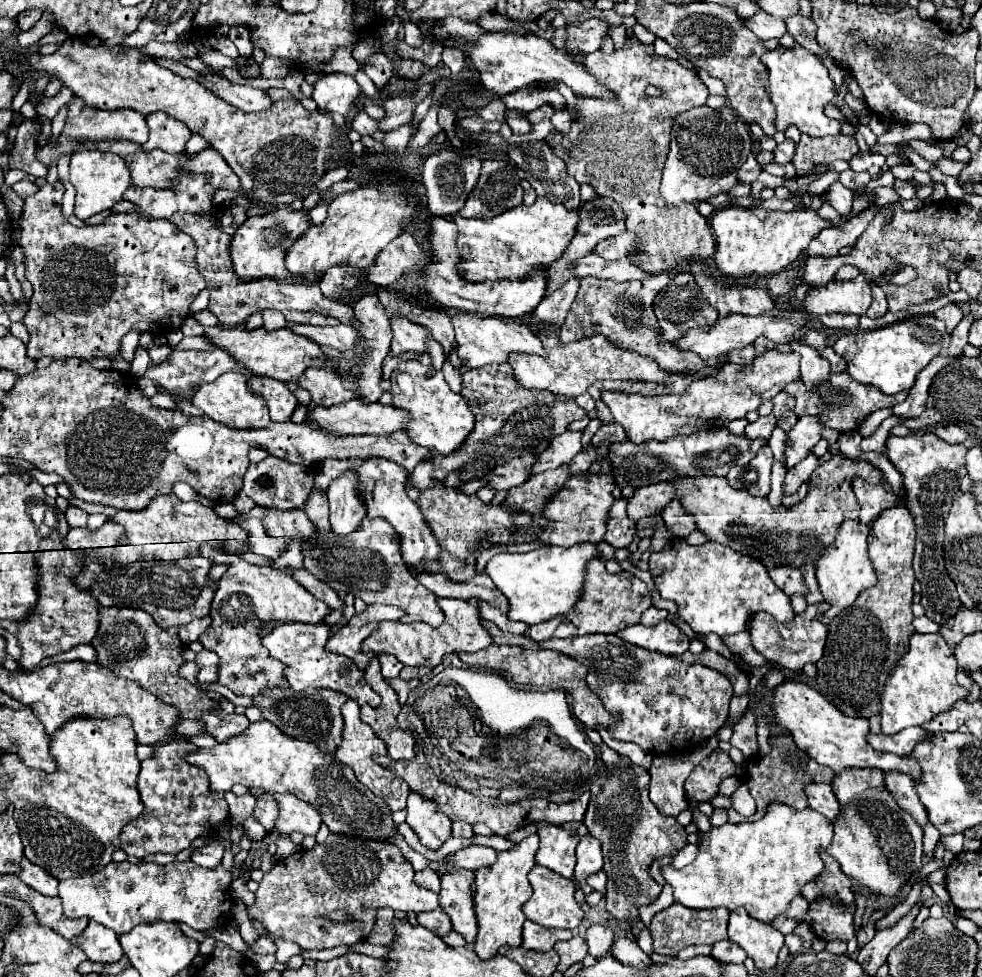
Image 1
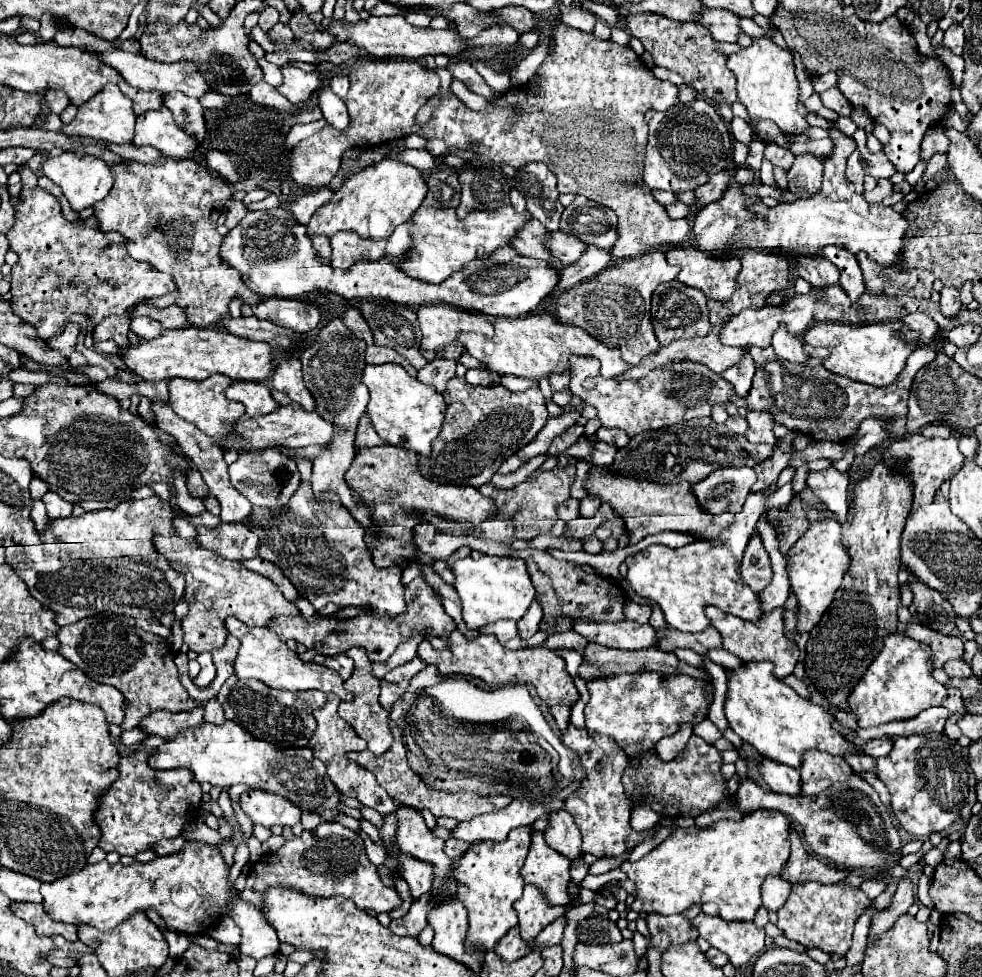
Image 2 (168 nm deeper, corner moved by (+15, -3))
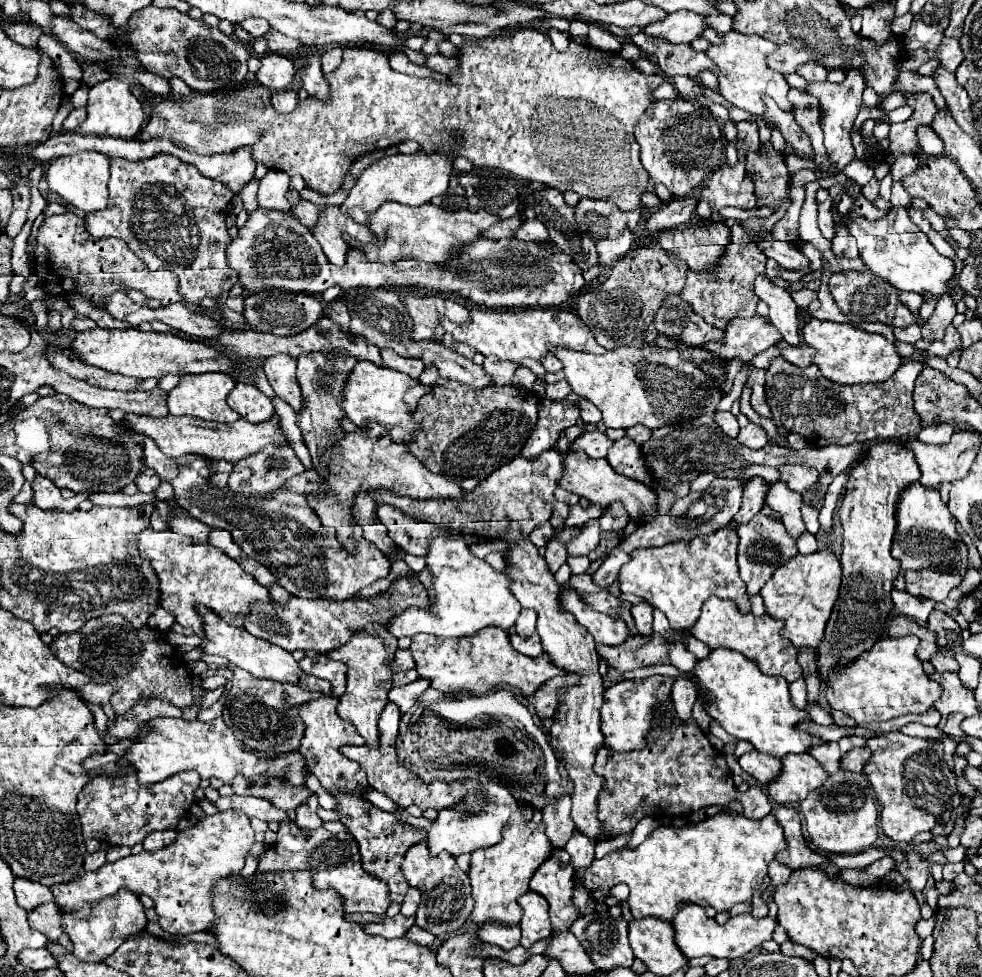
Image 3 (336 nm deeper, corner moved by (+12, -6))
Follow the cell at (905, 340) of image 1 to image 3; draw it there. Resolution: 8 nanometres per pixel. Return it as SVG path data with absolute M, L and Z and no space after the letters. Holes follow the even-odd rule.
M811 318L803 326L803 342L811 348L815 348L813 364L819 368L819 372L837 384L861 384L861 382L883 382L887 380L899 366L901 356L895 352L893 342L885 340L881 334L869 334L863 330L857 330L847 324L835 324L835 322L821 322L817 318Z

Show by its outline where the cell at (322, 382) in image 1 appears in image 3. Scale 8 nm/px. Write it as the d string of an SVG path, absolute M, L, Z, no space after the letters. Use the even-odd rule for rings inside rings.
M277 354L277 356L267 358L263 368L265 368L265 374L267 374L269 384L275 390L275 394L297 412L303 402L301 392L299 392L299 384L295 378L297 360L287 354Z

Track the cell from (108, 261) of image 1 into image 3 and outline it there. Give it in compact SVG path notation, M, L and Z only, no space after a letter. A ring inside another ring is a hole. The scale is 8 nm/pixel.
M65 212L59 216L49 216L37 236L37 252L35 252L35 274L43 280L45 288L55 296L63 296L69 292L83 294L91 298L97 306L103 308L105 298L117 290L133 288L143 292L147 298L159 300L163 306L179 302L185 304L179 294L177 276L171 270L151 272L143 260L139 260L123 240L117 238L93 238L79 216Z

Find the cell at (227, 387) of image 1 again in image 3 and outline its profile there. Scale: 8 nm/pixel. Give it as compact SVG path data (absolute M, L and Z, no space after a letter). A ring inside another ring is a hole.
M209 372L209 374L187 374L181 376L181 382L167 394L167 408L173 416L195 416L201 420L215 422L235 422L241 416L227 406L227 394L235 388L235 380L229 374Z

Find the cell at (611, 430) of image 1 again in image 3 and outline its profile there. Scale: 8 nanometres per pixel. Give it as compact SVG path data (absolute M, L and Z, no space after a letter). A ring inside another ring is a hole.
M633 426L633 428L627 430L627 436L629 436L629 438L635 438L637 442L647 442L647 440L651 438L651 434L653 434L653 432L647 430L645 426Z

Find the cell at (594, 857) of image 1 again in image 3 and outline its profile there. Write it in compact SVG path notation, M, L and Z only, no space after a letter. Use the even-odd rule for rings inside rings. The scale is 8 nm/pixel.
M561 796L553 804L547 804L541 808L543 822L547 826L545 832L547 832L547 838L551 840L553 848L563 848L563 844L567 844L567 840L571 838L571 832L575 830L575 824L569 816L569 810L571 810L569 796Z

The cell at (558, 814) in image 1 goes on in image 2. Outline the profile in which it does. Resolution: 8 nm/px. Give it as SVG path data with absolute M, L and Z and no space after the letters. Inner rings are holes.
M512 799L512 803L498 813L480 815L468 823L460 823L452 835L462 841L478 841L478 839L500 839L504 841L508 833L522 825L532 825L540 817L548 817L552 813L550 805L528 805L528 801Z

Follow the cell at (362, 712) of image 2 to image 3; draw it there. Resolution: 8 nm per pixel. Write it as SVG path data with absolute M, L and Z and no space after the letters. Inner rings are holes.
M375 624L373 628L375 628L373 634L367 630L355 630L351 634L351 638L347 640L347 644L327 652L325 656L329 656L331 660L341 660L347 664L347 688L345 688L343 696L339 698L339 706L337 706L339 716L343 720L349 720L355 724L357 732L365 738L367 746L377 748L377 744L379 744L377 720L379 720L379 712L383 710L383 704L387 704L387 694L393 686L389 662L395 656L397 640L383 626Z

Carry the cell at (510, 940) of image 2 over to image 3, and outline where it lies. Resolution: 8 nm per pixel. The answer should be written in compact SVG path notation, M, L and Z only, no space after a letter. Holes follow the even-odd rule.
M487 920L477 930L479 940L501 946L503 950L511 950L519 944L521 928L517 924L497 924L495 920Z

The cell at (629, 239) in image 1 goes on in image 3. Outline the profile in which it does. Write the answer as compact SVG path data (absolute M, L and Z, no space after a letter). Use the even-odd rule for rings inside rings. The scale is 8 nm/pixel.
M527 220L525 224L521 224L515 232L513 238L517 240L531 240L531 242L549 242L549 234L547 228L539 222L539 220Z

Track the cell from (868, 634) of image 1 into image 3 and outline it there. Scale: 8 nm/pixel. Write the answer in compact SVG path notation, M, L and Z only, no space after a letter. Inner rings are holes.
M903 442L871 444L861 462L849 472L847 488L839 508L843 524L843 554L841 554L841 592L825 628L825 638L817 652L817 664L823 676L829 668L849 664L855 656L867 652L891 620L891 590L899 574L899 562L891 556L891 540L895 534L895 504L899 492L907 484L919 480L917 460Z

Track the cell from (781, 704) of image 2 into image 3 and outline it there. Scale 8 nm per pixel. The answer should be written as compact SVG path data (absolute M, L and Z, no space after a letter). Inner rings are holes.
M727 648L711 650L707 658L697 660L691 674L701 688L707 714L717 720L731 736L751 742L759 752L783 758L789 752L807 752L813 744L823 742L795 728L795 724L809 720L809 714L793 706L789 696L789 684L783 678L765 676L755 662L747 660L739 652Z

